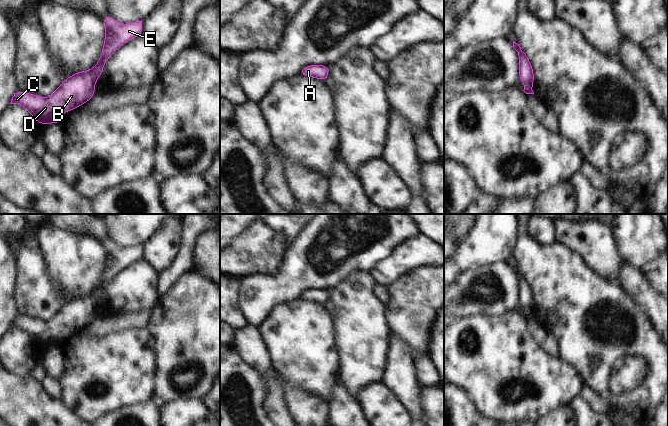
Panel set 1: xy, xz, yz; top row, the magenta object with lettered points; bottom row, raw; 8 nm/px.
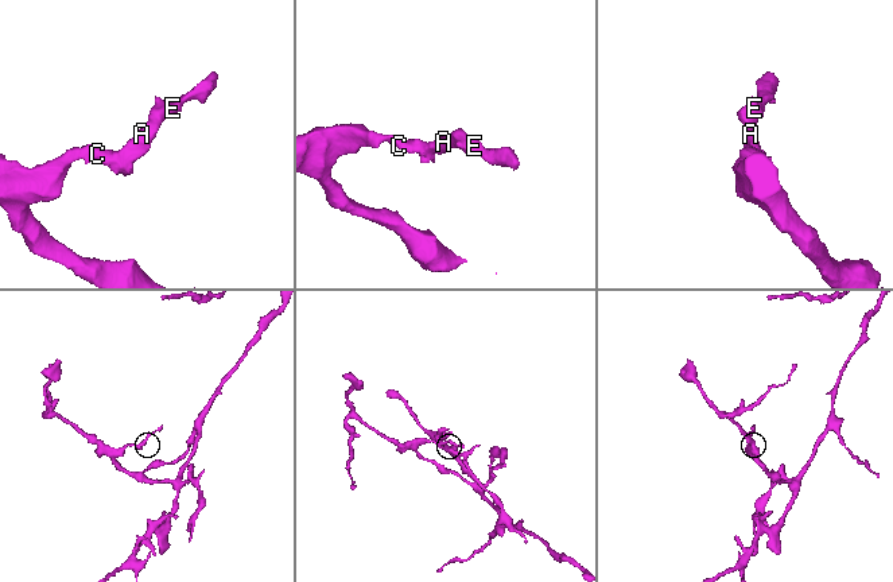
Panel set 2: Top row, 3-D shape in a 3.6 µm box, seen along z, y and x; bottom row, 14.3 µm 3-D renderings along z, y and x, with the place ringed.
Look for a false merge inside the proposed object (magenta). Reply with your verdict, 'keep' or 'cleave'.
keep

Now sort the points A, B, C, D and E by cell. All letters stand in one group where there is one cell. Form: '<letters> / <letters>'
A B C D E

